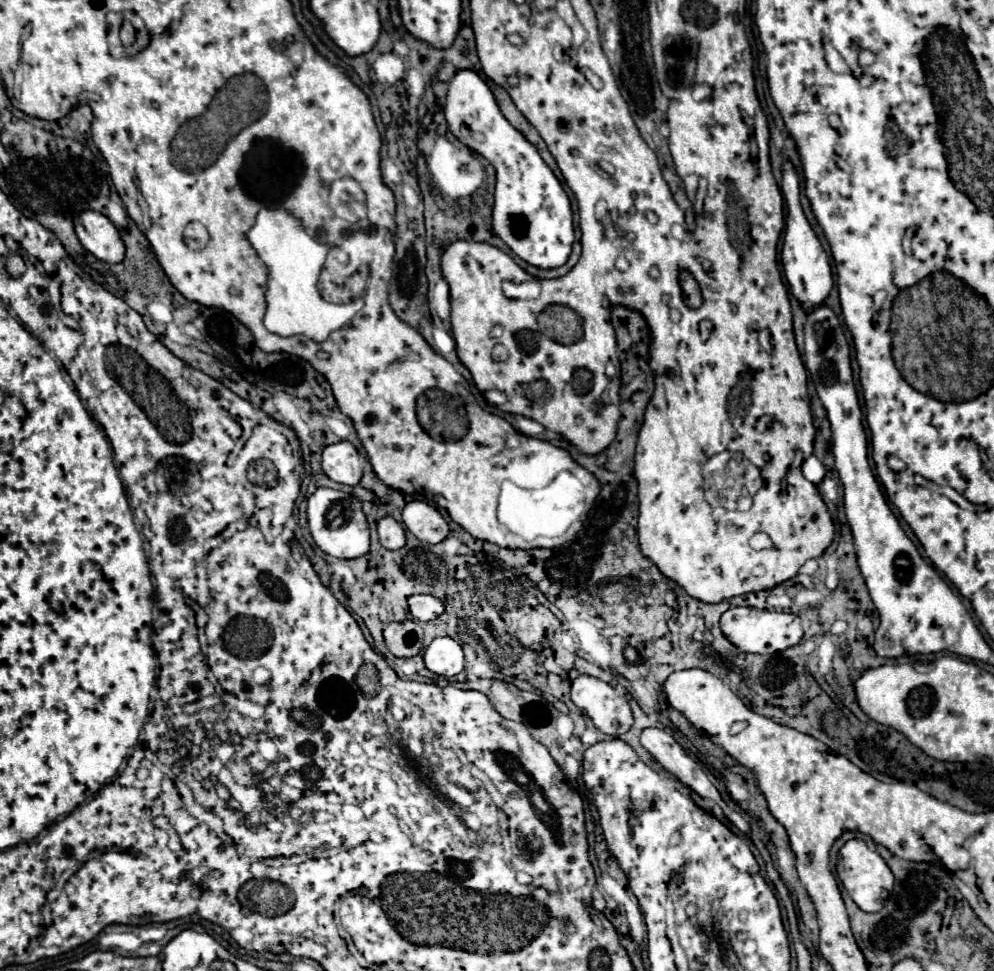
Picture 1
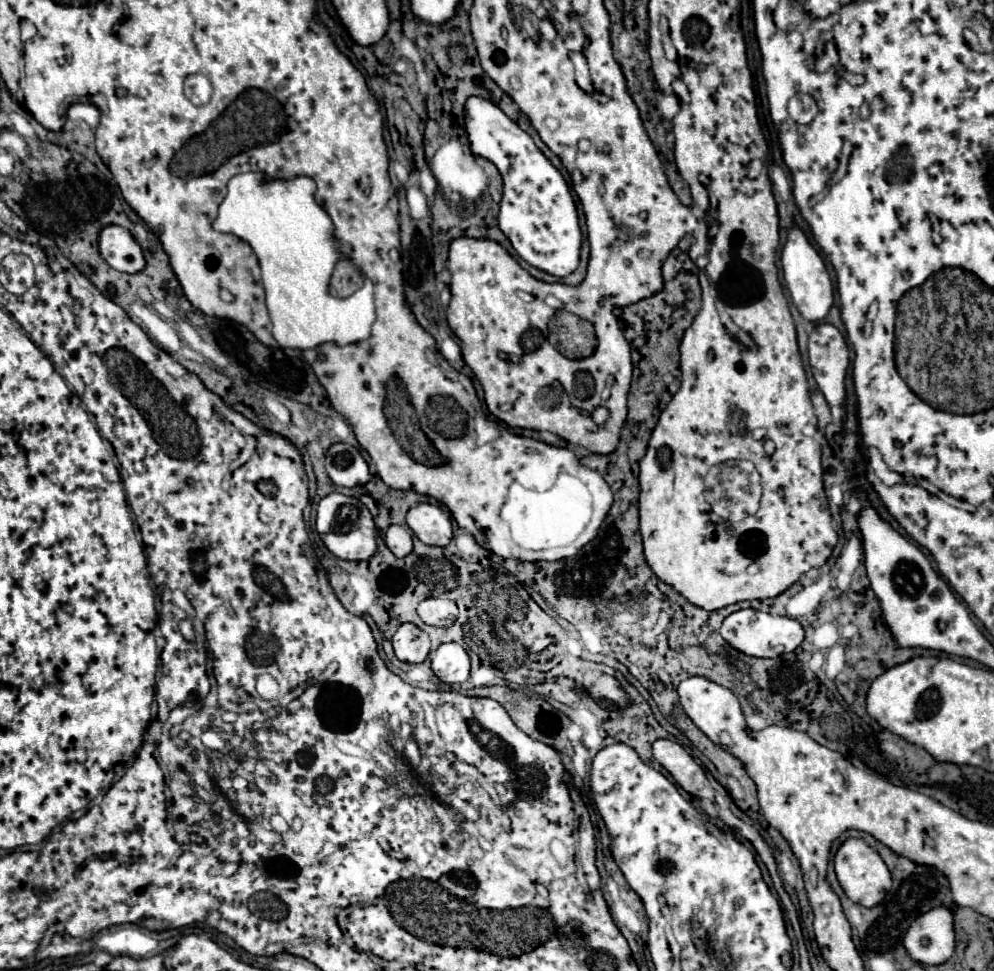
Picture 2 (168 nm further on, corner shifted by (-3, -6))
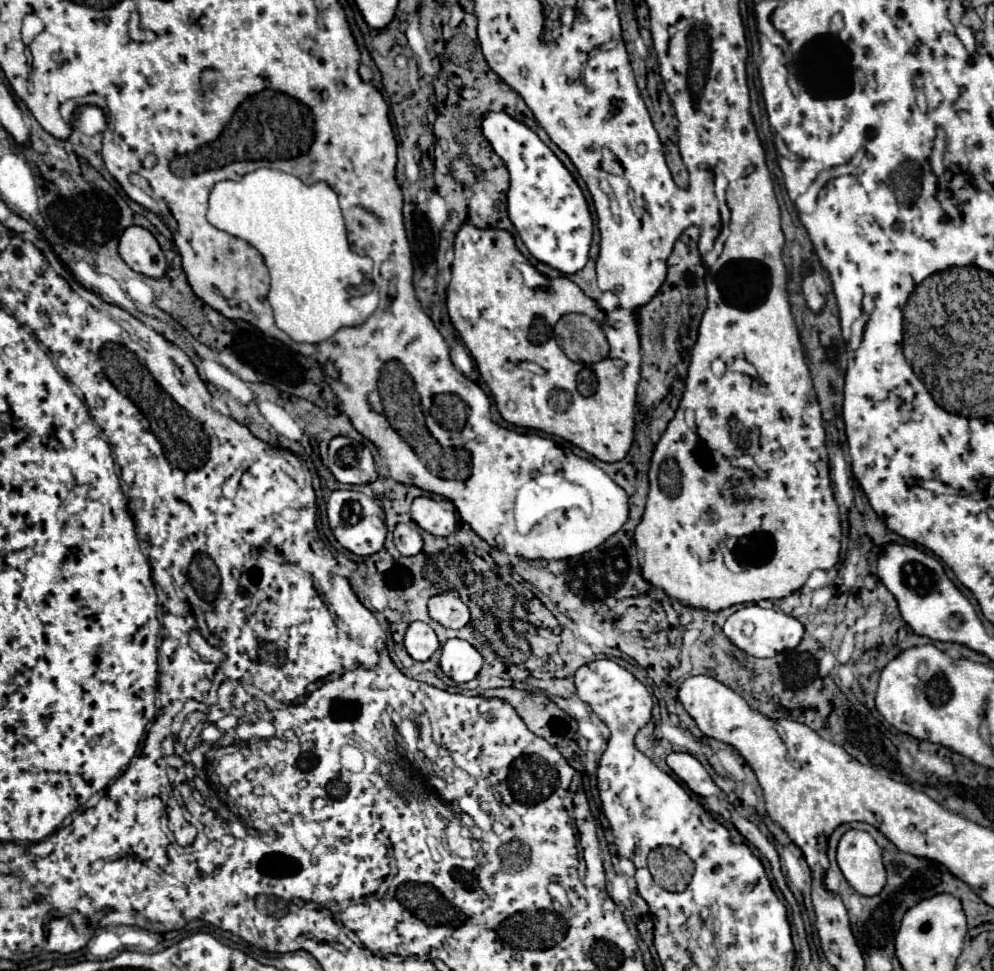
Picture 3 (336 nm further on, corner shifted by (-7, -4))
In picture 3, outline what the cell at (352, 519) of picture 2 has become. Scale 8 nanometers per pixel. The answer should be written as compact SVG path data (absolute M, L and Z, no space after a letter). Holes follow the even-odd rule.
M341 489L333 491L329 501L327 501L327 517L329 517L329 527L335 535L335 539L349 549L355 555L373 555L383 549L387 527L385 527L385 513L383 509L365 493L351 491L351 489Z

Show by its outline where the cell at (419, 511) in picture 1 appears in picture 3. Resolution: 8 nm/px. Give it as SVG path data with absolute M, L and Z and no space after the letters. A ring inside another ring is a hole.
M417 497L411 505L411 519L435 537L449 537L455 531L457 519L439 501L431 497Z

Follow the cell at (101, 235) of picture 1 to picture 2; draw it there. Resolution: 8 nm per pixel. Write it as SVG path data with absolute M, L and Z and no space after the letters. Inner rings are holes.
M105 227L99 235L99 253L117 271L139 273L145 269L143 251L133 239L131 231L125 227Z

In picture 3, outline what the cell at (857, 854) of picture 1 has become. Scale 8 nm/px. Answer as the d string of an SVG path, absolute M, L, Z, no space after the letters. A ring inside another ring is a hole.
M849 829L837 847L837 863L847 883L865 897L881 893L887 873L881 847L865 831Z

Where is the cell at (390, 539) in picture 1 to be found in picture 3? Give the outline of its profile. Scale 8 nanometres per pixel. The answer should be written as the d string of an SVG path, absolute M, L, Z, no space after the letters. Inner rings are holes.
M399 523L395 527L395 531L393 531L393 537L395 537L393 541L395 541L395 547L399 549L399 553L403 553L407 557L409 555L417 555L421 551L421 547L423 547L423 541L421 541L419 531L415 531L409 525Z

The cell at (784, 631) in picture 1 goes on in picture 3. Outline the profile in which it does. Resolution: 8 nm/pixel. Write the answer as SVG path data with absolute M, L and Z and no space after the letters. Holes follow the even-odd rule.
M747 605L747 607L735 611L725 621L723 633L731 639L731 643L735 647L745 651L747 655L753 655L753 657L775 657L781 651L795 649L801 643L801 639L805 635L805 629L795 617L791 617L791 615L783 613L783 611L761 609L759 605Z

